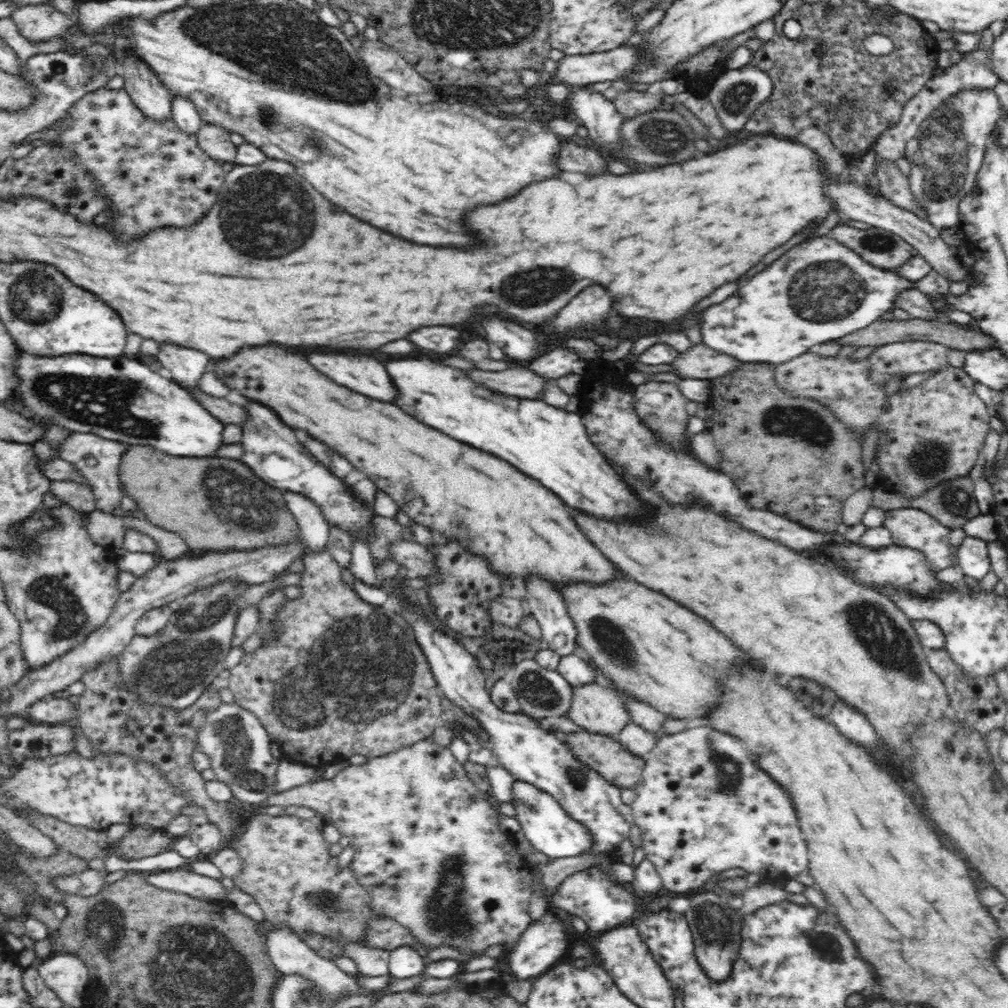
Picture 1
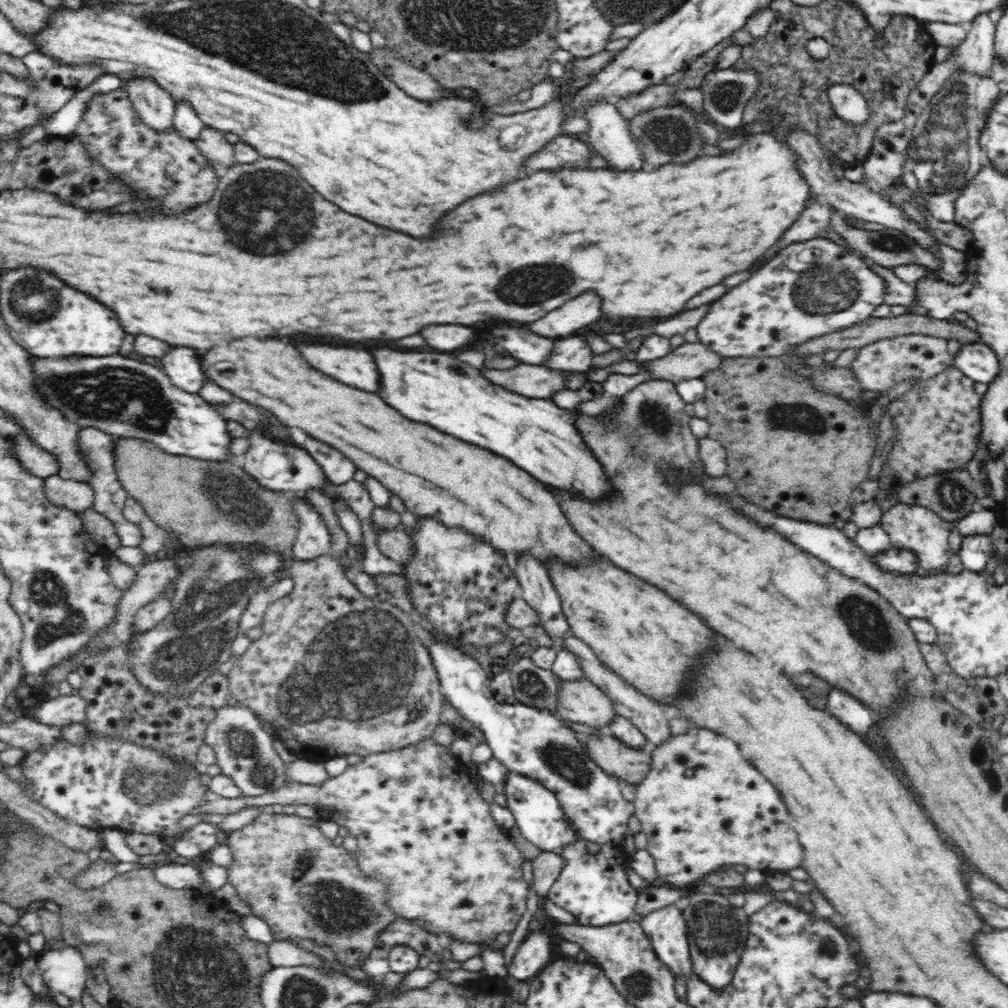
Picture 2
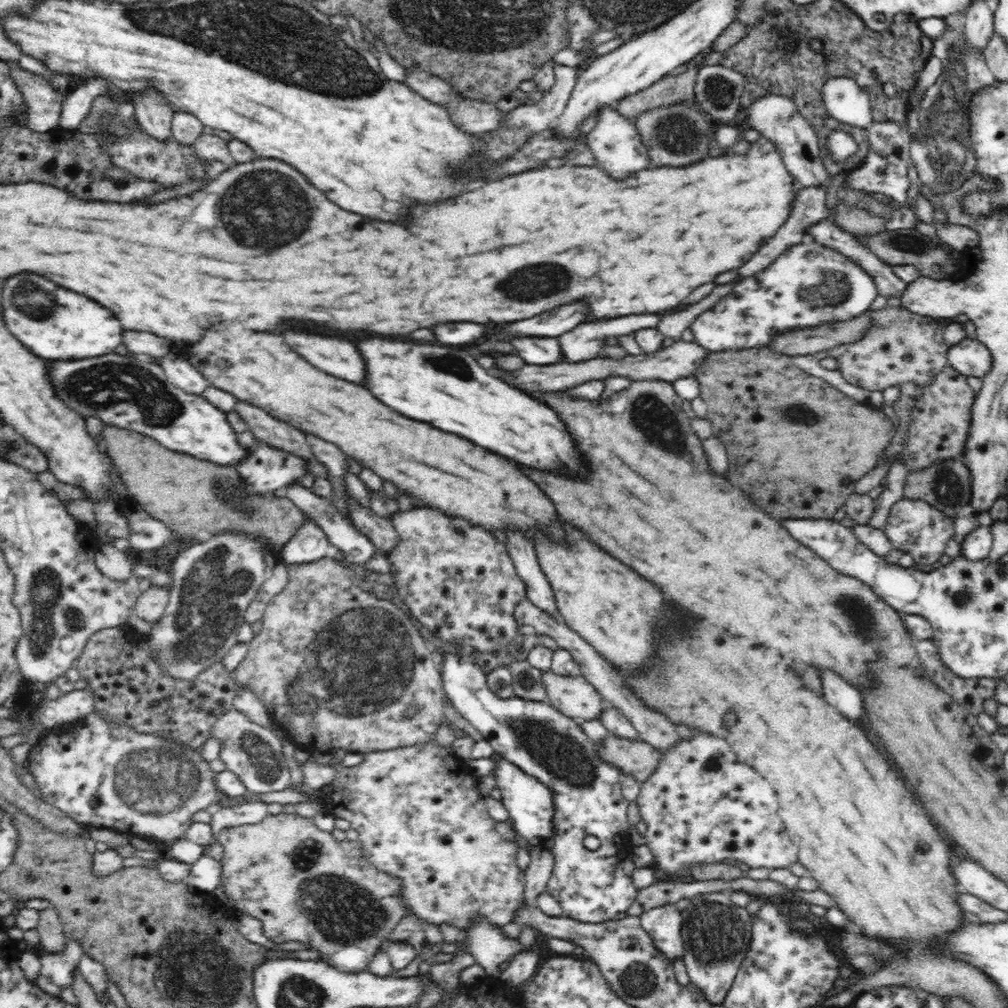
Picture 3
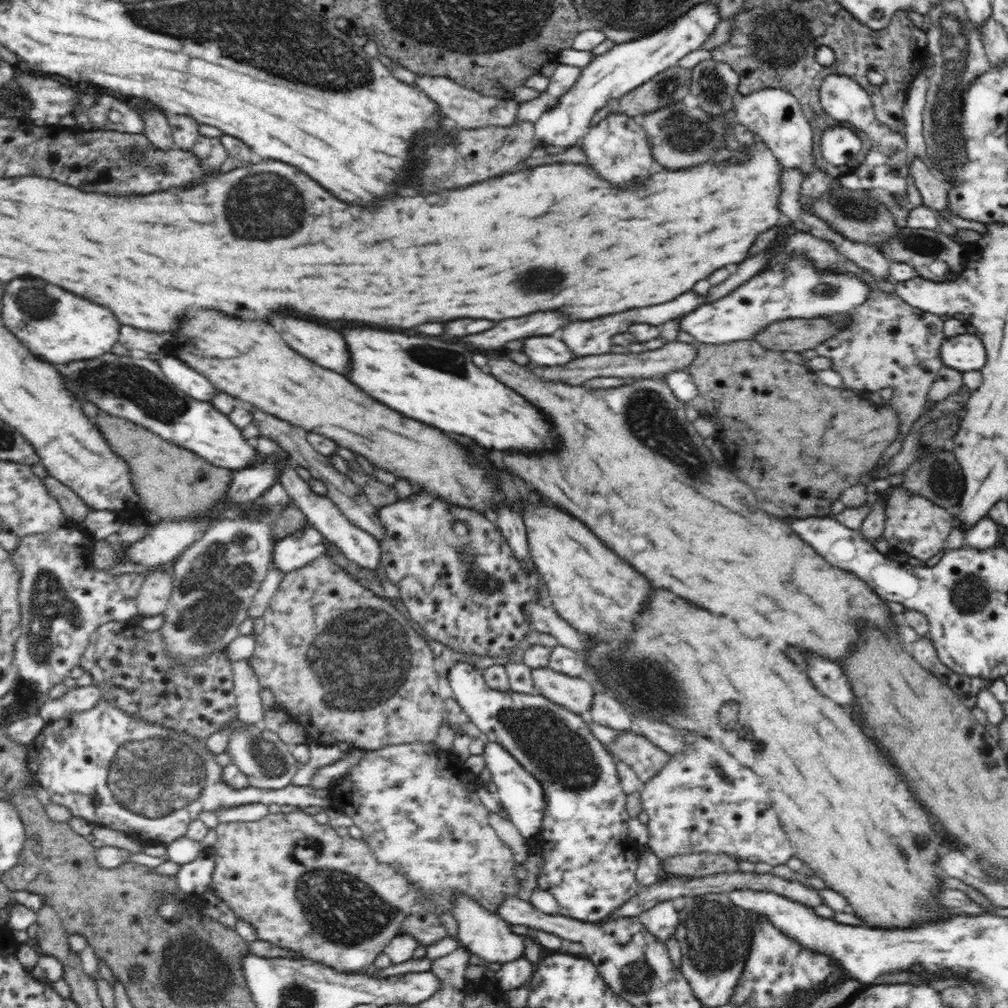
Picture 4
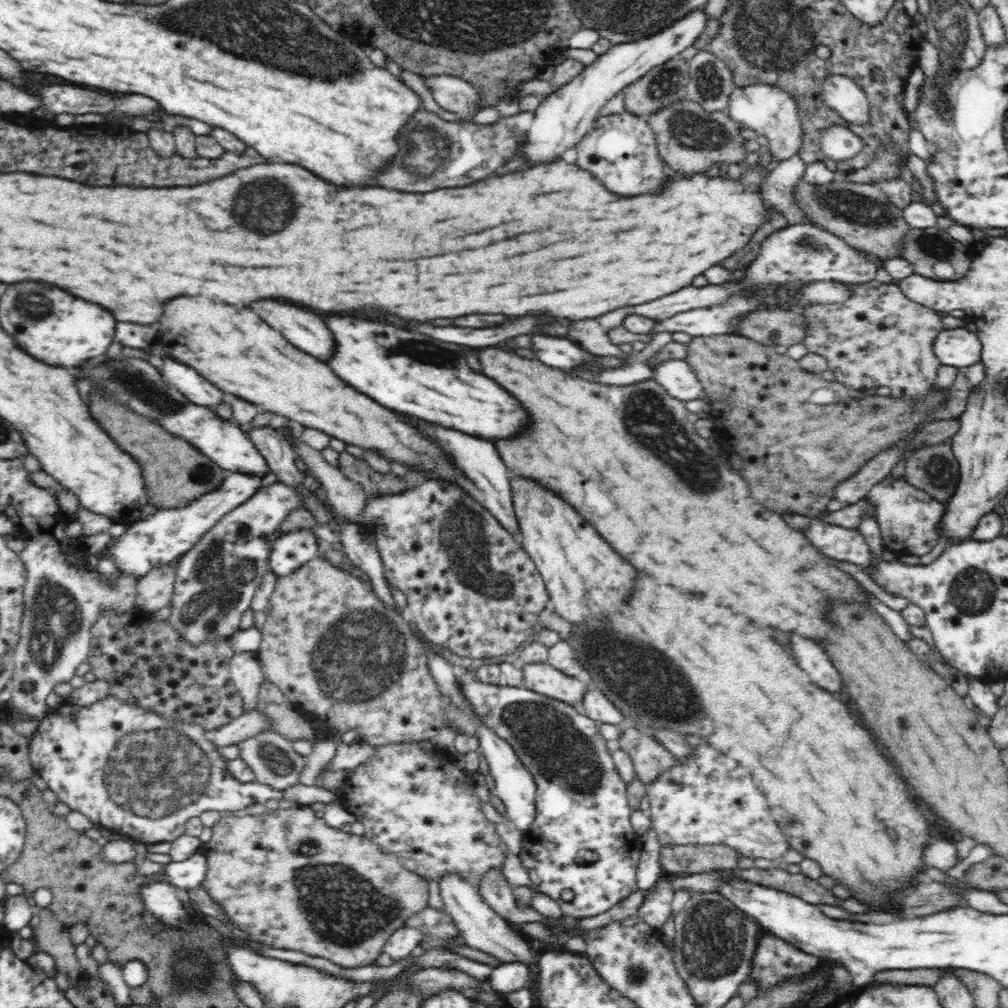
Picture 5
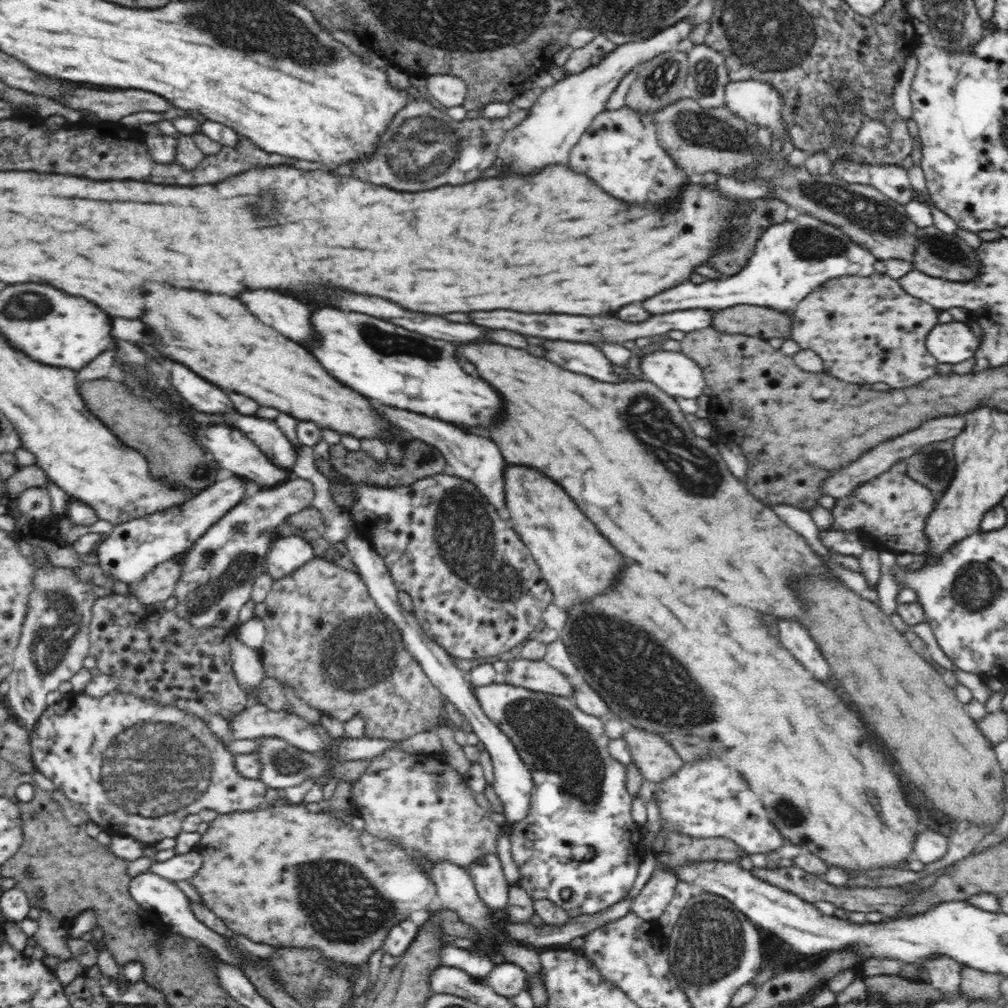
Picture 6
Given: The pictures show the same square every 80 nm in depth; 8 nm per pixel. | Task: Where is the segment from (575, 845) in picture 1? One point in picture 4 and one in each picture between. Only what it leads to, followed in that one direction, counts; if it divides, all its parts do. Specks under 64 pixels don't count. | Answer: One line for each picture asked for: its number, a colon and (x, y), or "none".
2: (538, 815)
3: (529, 802)
4: (519, 792)

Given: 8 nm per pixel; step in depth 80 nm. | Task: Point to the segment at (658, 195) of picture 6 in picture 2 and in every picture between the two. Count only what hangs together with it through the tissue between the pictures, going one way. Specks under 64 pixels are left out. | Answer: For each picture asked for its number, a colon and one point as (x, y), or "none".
2: (610, 137)
3: (618, 147)
4: (617, 148)
5: (620, 150)

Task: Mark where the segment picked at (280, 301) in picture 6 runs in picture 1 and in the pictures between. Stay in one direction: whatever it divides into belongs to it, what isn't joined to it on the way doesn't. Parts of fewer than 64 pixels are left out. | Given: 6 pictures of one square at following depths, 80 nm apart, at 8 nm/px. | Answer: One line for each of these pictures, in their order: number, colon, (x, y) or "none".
1: (364, 375)
2: (353, 367)
3: (335, 356)
4: (327, 348)
5: (306, 331)

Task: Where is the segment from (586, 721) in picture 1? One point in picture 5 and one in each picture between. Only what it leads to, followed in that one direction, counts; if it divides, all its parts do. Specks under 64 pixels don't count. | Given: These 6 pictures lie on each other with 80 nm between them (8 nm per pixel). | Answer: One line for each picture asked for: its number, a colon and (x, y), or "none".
2: (582, 701)
3: (575, 697)
4: (576, 695)
5: (542, 678)

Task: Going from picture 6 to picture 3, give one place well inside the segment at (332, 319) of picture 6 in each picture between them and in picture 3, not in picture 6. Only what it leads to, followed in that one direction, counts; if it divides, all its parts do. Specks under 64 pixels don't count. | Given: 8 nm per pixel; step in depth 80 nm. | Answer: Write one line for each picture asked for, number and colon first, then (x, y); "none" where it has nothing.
3: (441, 385)
4: (426, 379)
5: (412, 373)

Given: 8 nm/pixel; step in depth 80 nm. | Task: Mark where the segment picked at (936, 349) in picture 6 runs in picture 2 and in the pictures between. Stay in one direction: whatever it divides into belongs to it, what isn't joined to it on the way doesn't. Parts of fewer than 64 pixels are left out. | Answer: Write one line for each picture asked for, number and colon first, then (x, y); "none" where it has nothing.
2: (978, 361)
3: (970, 357)
4: (964, 352)
5: (960, 348)

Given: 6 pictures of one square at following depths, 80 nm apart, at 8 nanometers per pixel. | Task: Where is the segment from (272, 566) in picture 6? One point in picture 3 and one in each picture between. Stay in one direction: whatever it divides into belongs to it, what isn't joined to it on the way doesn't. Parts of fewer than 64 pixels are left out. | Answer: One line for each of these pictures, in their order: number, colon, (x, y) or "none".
3: (310, 543)
4: (290, 553)
5: (291, 551)

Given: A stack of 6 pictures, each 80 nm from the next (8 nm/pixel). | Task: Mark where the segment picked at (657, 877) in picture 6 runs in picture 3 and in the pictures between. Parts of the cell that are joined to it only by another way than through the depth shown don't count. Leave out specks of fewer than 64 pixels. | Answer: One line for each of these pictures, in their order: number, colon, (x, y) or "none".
3: (664, 924)
4: (661, 920)
5: (655, 910)

